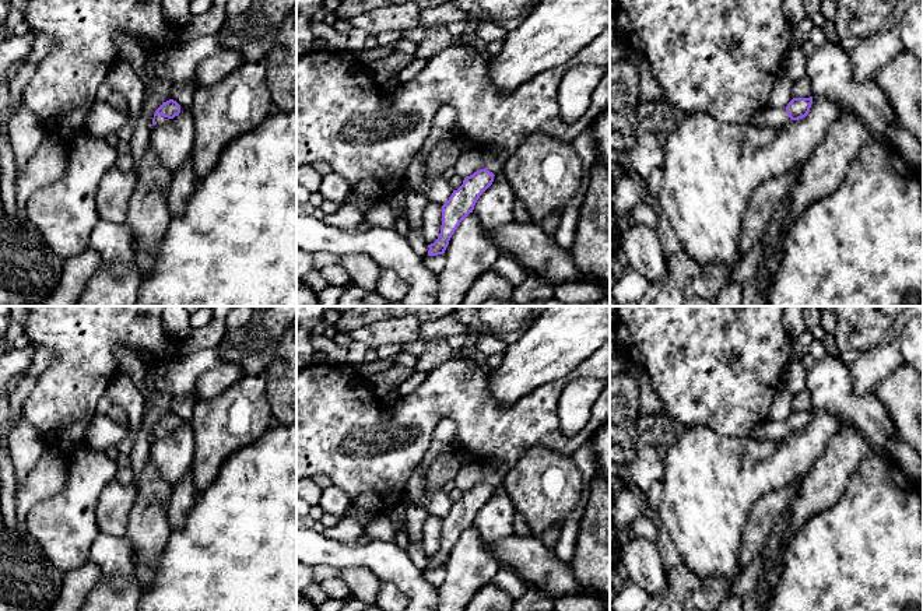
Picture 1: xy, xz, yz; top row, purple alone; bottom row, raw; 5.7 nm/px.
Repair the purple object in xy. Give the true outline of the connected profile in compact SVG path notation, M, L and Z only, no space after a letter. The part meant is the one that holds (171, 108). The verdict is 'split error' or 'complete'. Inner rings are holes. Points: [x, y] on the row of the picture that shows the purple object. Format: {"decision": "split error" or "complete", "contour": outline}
{"decision": "split error", "contour": "M169 99L155 110L152 124L165 124L183 110L186 110L186 108L180 106L176 101Z"}

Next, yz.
{"decision": "split error", "contour": "M793 98L786 108L766 106L758 110L748 123L752 126L785 126L792 120L803 119L808 115L813 103L810 98Z"}

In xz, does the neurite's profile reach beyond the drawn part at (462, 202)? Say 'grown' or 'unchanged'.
grown

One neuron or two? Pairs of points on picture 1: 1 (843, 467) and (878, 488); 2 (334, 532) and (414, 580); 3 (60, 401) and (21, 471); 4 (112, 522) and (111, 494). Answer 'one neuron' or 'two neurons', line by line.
1: two neurons
2: two neurons
3: two neurons
4: one neuron

